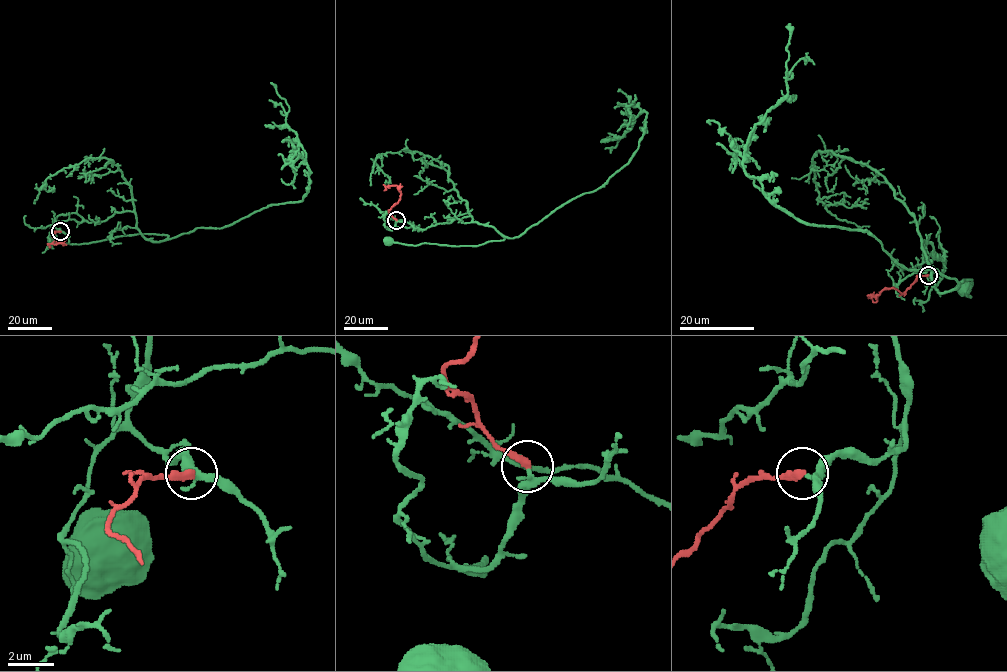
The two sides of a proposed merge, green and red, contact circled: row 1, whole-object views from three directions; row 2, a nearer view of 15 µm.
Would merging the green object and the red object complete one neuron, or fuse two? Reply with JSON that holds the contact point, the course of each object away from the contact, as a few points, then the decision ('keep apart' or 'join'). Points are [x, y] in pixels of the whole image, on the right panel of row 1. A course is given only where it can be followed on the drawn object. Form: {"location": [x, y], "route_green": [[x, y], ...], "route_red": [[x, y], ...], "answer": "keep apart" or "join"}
{"location": [928, 275], "route_green": [[928, 275], [945, 259], [940, 244], [943, 260], [925, 240], [935, 287], [972, 280], [971, 297], [961, 288]], "route_red": [[927, 275], [921, 275], [903, 293], [885, 288], [878, 295], [869, 295], [874, 302], [878, 296]], "answer": "keep apart"}

